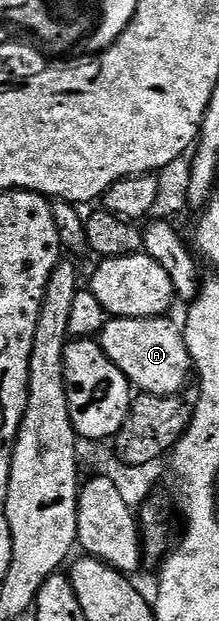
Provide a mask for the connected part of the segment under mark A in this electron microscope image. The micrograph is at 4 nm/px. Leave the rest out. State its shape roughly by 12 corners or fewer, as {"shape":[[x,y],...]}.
{"shape":[[112,317],[97,341],[136,391],[182,395],[178,321]]}

